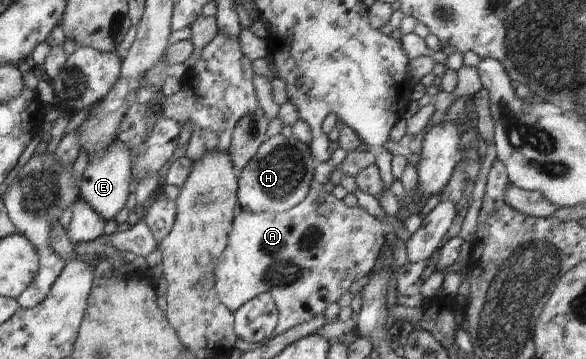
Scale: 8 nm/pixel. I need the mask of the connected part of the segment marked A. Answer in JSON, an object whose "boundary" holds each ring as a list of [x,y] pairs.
{"boundary":[[[310,189],[300,204],[280,214],[252,213],[240,205],[234,211],[228,242],[214,273],[215,289],[222,304],[233,313],[254,297],[271,294],[279,312],[274,337],[324,314],[354,282],[368,277],[385,242],[386,223],[359,206],[348,207],[323,189]]]}

